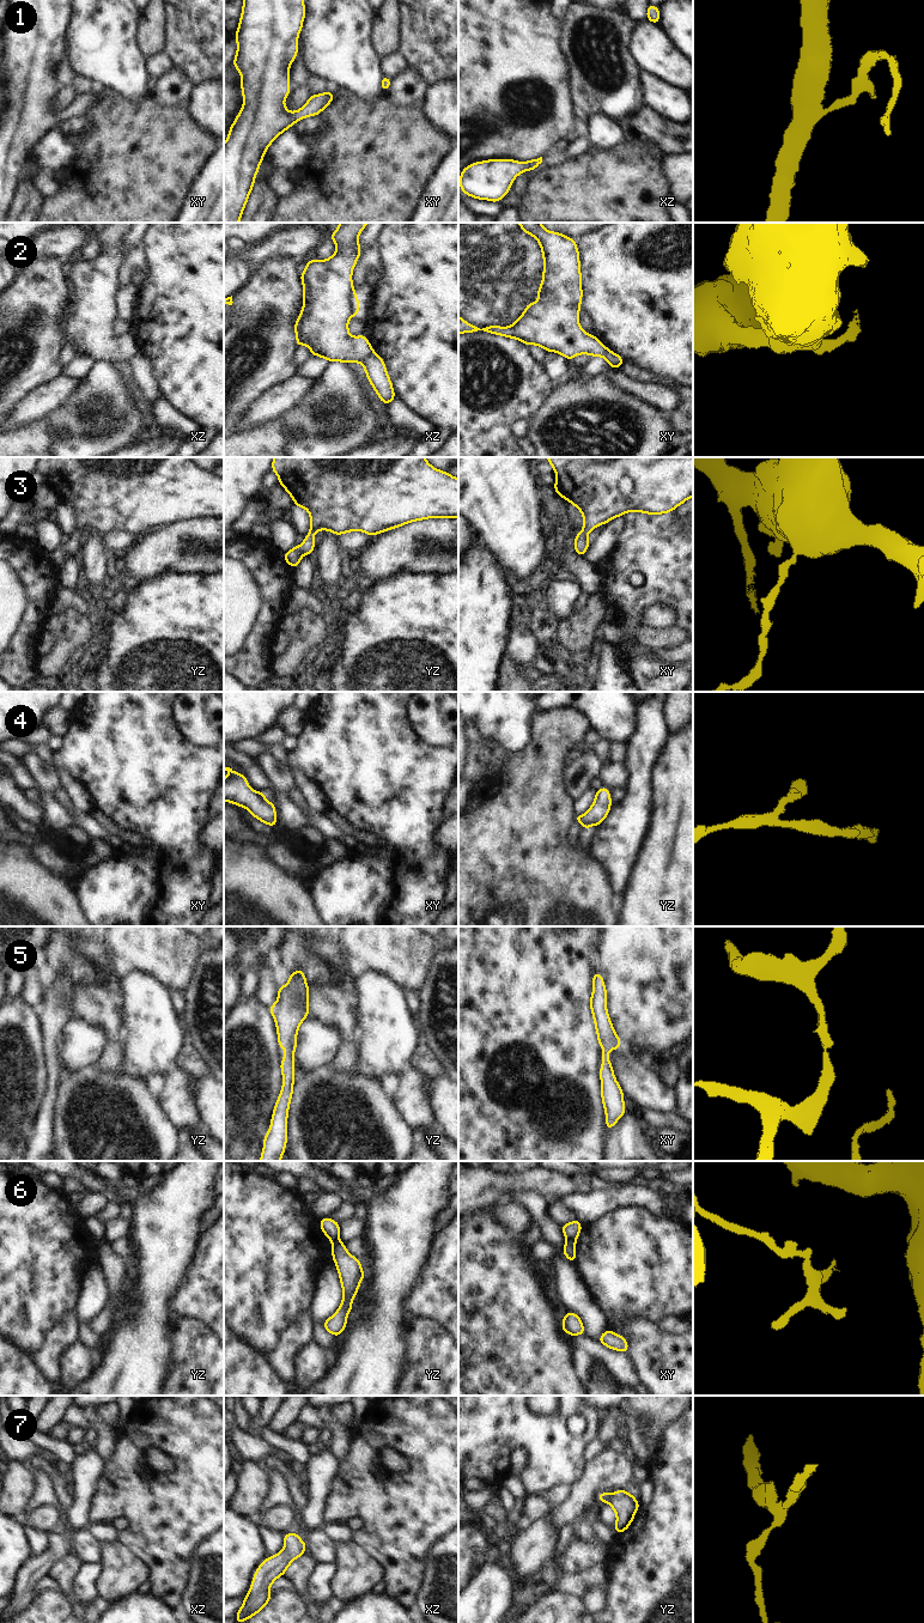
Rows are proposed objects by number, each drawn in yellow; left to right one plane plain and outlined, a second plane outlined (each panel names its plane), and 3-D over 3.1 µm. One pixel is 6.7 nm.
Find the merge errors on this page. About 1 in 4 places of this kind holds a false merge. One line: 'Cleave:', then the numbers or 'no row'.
Cleave: 2, 6

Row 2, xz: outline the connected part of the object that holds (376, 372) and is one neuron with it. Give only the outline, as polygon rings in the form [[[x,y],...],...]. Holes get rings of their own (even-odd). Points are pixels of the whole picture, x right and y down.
[[[372,351],[370,355],[361,361],[361,365],[366,372],[366,378],[377,393],[379,400],[383,403],[389,405],[396,395],[388,376],[384,360]]]

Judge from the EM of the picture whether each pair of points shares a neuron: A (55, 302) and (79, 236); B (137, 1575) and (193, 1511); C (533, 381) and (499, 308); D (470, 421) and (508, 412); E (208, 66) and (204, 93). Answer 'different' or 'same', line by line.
A: different
B: different
C: different
D: same
E: different

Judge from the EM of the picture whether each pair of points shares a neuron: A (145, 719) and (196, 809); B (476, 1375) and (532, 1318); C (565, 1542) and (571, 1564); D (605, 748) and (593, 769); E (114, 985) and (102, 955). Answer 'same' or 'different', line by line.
A: same
B: same
C: different
D: different
E: same

